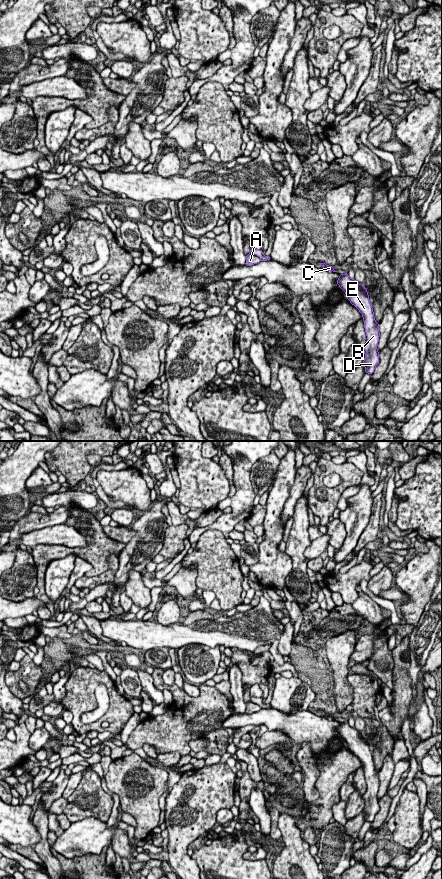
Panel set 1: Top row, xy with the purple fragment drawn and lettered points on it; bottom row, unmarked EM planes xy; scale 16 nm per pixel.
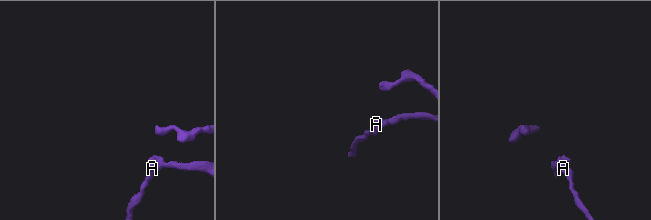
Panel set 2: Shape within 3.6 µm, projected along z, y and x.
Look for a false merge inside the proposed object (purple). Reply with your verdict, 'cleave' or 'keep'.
cleave

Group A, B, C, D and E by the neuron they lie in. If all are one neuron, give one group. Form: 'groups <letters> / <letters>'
groups A / B C D E

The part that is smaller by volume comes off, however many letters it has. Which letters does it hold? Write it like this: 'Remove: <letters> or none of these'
Remove: A

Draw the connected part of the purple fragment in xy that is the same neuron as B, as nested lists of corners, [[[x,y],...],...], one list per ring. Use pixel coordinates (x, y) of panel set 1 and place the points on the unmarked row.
[[[348,721],[340,722],[336,729],[339,735],[345,740],[347,747],[354,753],[363,764],[364,776],[367,784],[366,792],[363,795],[365,806],[363,809],[365,821],[373,822],[379,812],[379,800],[377,793],[380,780],[379,772],[376,770],[369,743],[364,733],[351,727]]]

